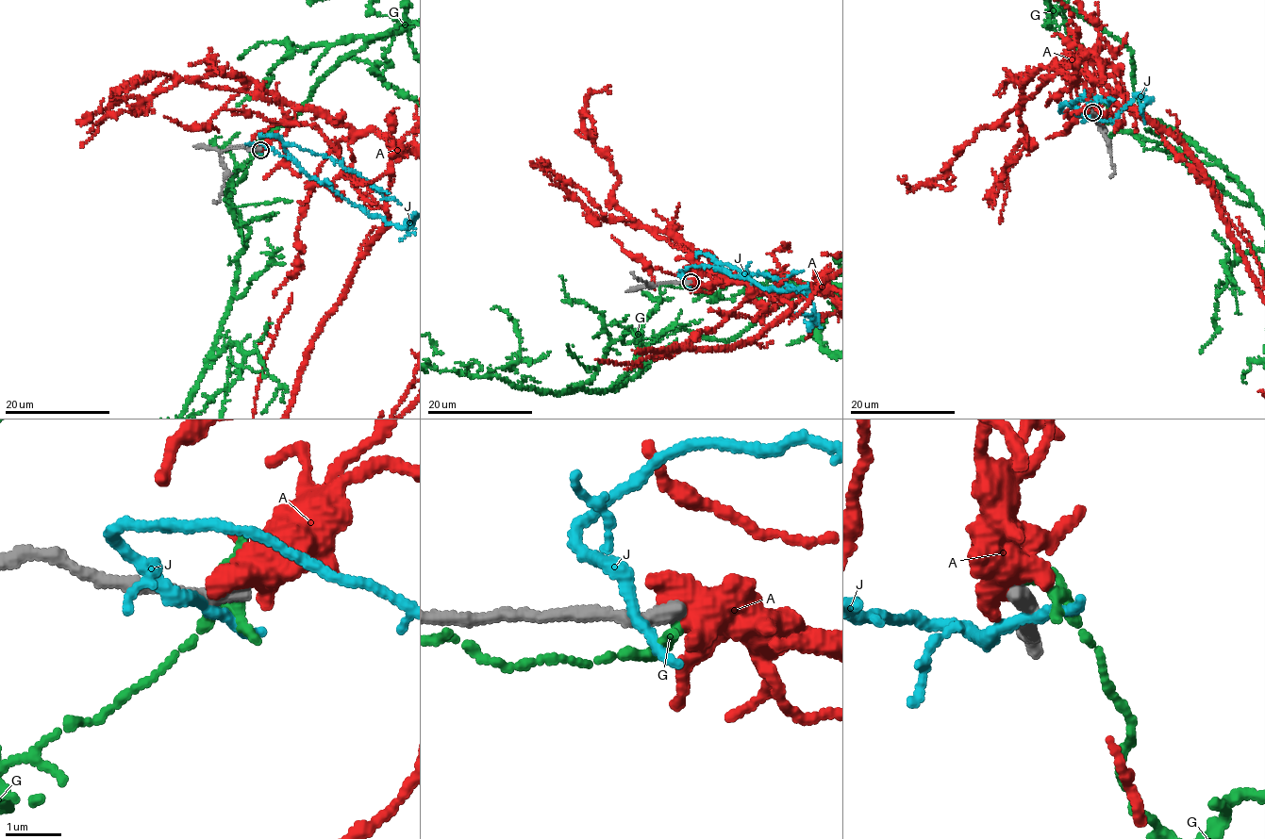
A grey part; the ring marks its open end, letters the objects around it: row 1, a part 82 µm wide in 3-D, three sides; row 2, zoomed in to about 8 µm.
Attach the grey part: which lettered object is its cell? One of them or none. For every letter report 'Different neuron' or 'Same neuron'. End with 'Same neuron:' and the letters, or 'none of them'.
A: Different neuron
G: Different neuron
J: Different neuron
Same neuron: none of them

